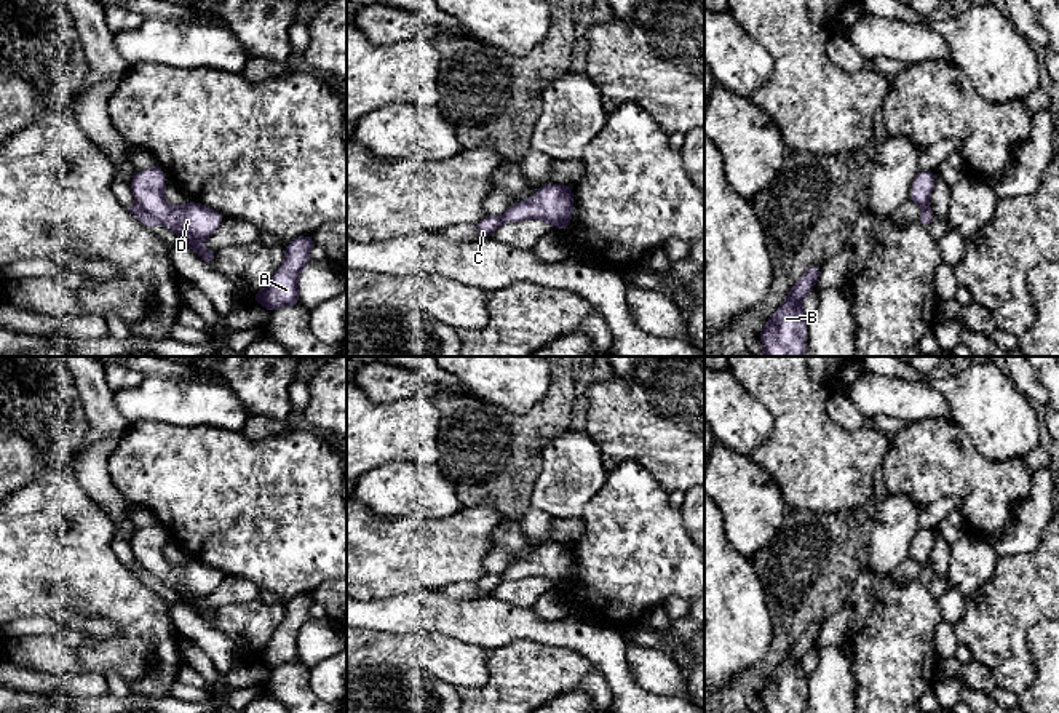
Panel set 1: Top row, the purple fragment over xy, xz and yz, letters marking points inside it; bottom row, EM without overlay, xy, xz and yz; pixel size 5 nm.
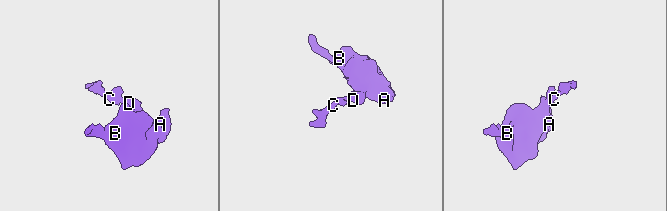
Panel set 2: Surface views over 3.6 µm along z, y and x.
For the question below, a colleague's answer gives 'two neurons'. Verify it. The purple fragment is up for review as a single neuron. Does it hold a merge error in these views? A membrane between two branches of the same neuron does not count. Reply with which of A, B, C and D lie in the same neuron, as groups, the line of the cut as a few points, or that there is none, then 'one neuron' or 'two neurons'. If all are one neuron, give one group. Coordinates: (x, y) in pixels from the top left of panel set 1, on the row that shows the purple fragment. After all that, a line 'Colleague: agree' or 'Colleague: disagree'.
A B D / C; cut in xy along (139, 205), (157, 221); two neurons
Colleague: agree

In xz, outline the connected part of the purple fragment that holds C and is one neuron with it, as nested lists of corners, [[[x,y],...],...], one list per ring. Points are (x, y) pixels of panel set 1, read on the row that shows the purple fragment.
[[[486,216],[476,224],[478,240],[490,238],[492,233],[502,225],[502,216]]]

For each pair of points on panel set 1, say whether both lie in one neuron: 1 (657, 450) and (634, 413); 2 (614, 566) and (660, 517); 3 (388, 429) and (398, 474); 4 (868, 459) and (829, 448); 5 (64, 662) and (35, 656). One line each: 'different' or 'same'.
1: same
2: same
3: different
4: same
5: same

